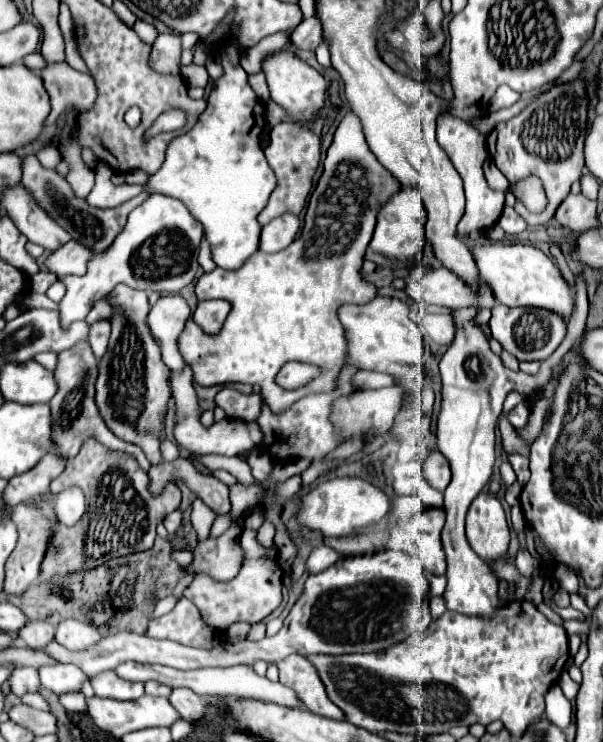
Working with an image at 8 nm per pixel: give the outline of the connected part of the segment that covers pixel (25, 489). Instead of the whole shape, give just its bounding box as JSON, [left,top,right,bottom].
[2,454,66,508]

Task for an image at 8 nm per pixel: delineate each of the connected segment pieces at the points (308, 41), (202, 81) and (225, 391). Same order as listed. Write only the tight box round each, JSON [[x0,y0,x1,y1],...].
[[292,16,322,50],[182,64,208,86],[216,388,260,422]]

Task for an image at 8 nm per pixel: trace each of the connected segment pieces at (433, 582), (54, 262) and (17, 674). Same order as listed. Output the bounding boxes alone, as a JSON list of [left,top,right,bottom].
[[426,573,447,596],[44,240,94,276],[10,668,40,696]]

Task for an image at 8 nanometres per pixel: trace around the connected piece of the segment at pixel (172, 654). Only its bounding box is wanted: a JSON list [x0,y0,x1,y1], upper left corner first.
[44,632,220,676]

